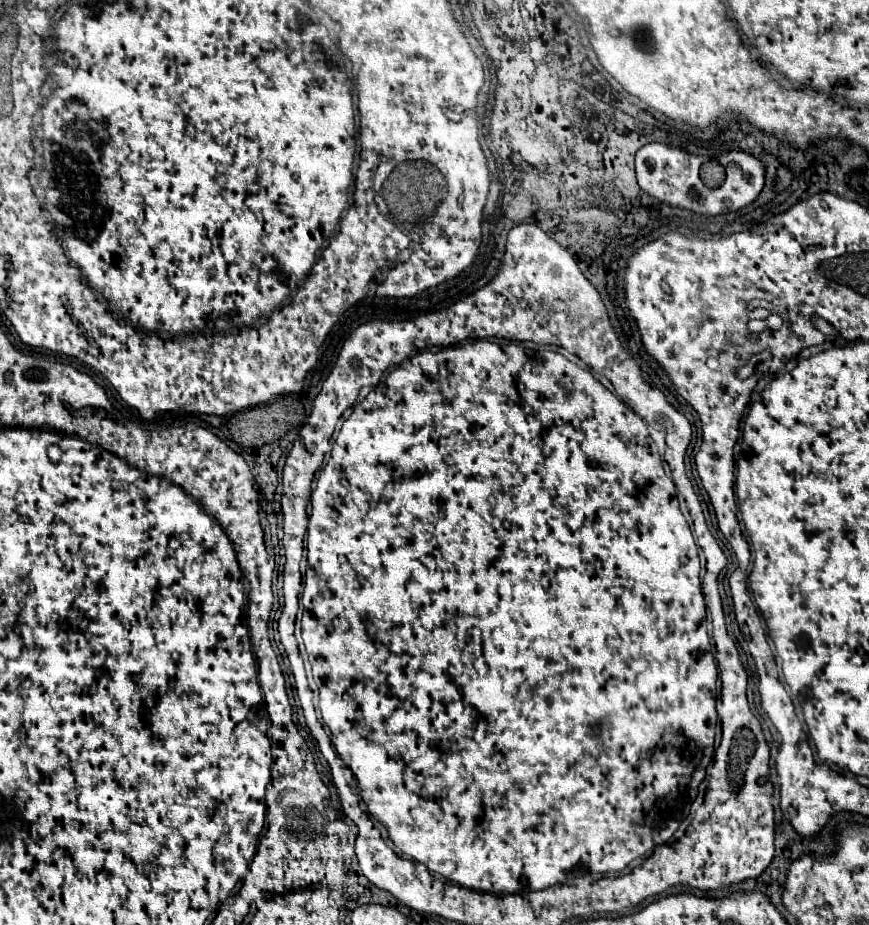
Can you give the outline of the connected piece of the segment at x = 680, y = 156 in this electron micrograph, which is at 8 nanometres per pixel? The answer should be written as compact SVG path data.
M649 143L637 151L635 157L635 171L637 171L637 183L641 191L647 195L659 199L661 203L667 203L671 207L681 207L687 211L693 211L697 215L723 215L729 211L739 211L753 203L757 195L763 189L765 183L765 167L755 159L753 155L745 151L731 151L725 153L725 171L727 179L719 189L709 189L701 183L699 179L699 157L701 157L701 166L709 159L705 156L689 155L681 149L667 147L663 143Z

